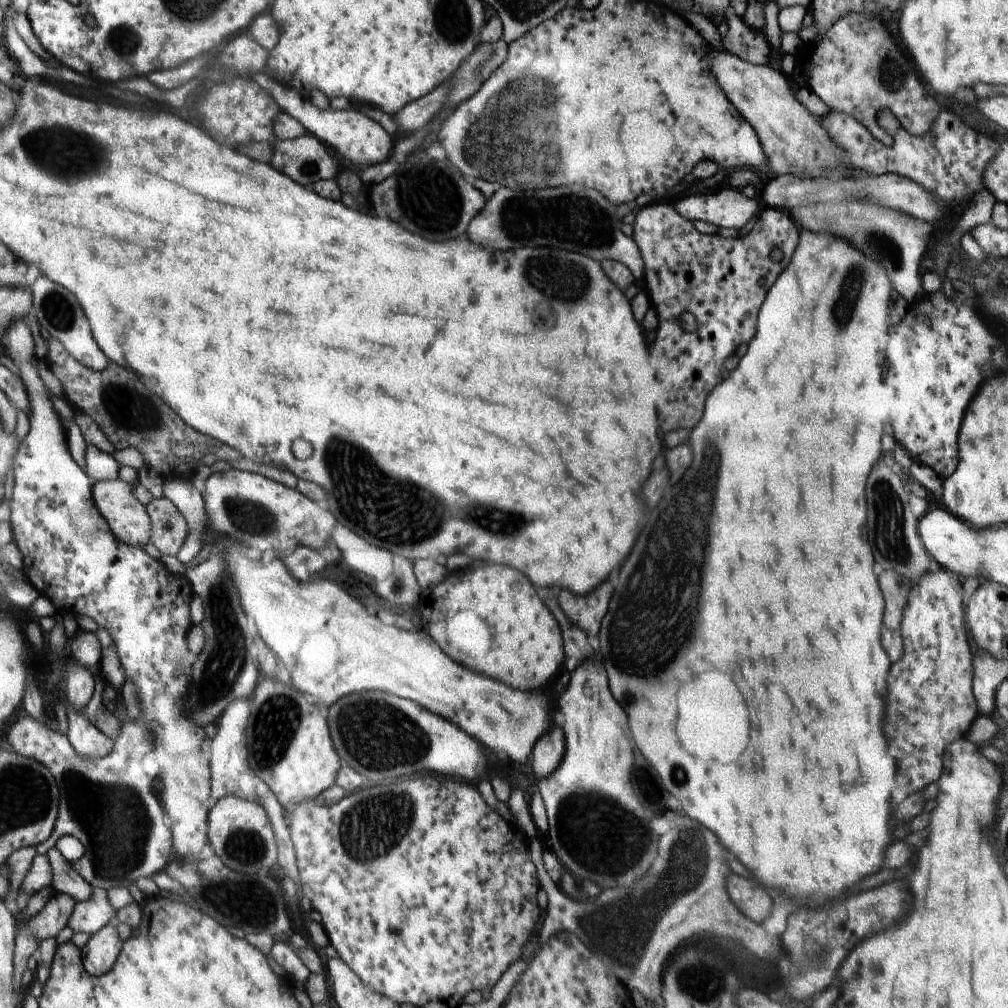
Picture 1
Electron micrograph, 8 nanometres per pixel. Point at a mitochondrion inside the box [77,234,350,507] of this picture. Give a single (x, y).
(146, 415)

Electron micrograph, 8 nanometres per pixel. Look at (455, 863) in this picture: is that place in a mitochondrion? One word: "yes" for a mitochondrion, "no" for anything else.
no

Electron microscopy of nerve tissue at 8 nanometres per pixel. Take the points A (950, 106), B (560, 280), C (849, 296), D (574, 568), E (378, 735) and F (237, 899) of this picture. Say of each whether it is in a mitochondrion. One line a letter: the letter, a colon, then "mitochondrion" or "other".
A: other
B: mitochondrion
C: mitochondrion
D: other
E: mitochondrion
F: mitochondrion

